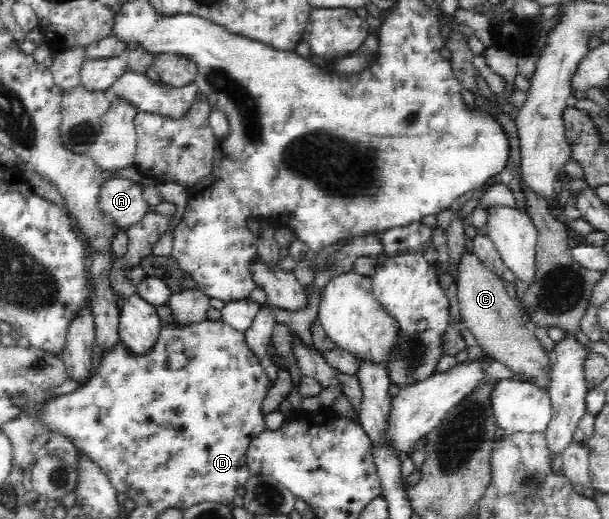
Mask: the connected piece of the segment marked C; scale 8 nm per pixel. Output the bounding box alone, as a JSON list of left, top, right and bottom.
[457,251,551,391]

